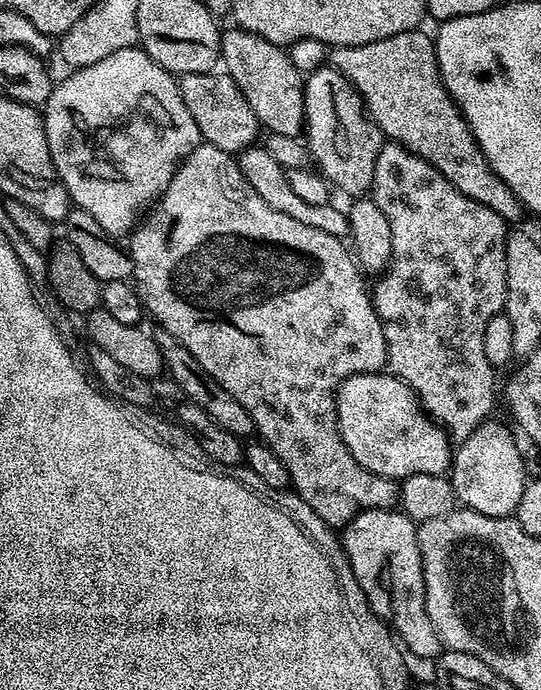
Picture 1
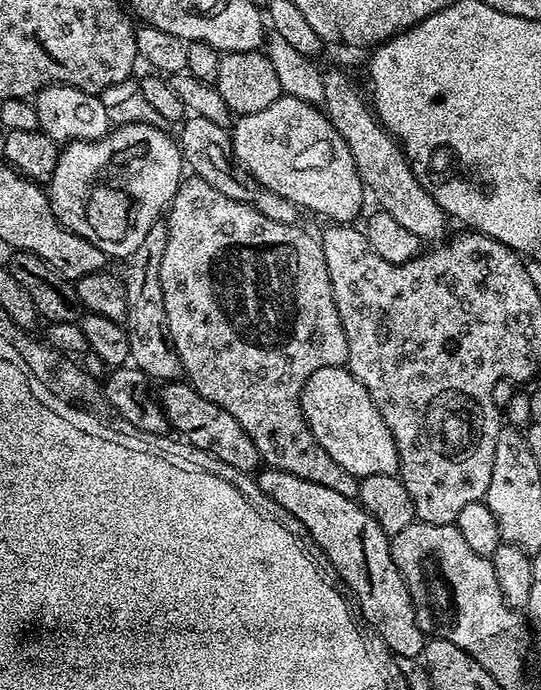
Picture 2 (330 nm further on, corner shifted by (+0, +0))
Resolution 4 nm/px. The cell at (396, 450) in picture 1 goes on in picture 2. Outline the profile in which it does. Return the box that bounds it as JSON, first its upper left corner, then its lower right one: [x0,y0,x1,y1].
[300,367,400,478]

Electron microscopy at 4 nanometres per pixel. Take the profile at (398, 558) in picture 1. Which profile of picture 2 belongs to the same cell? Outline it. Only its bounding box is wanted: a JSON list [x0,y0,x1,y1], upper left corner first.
[255,467,426,660]

